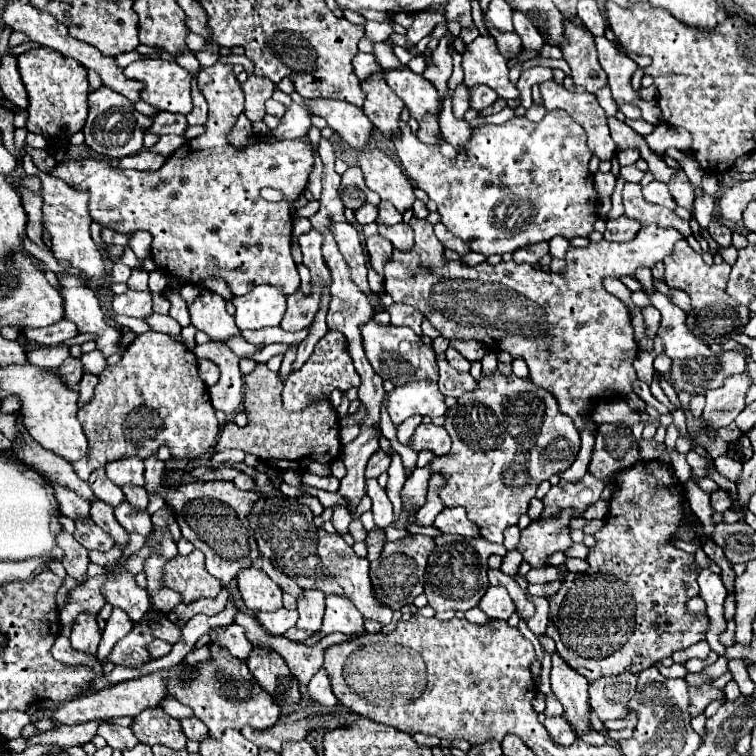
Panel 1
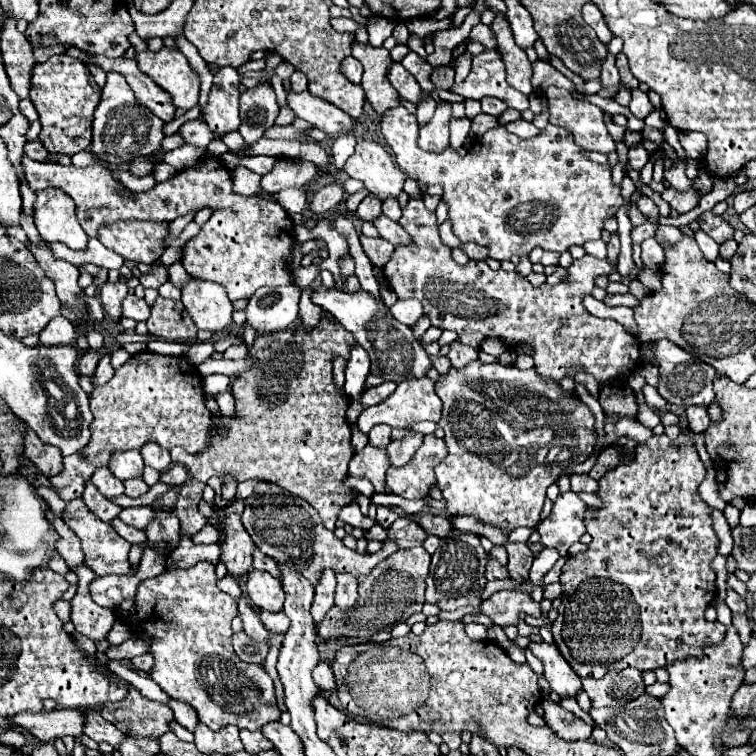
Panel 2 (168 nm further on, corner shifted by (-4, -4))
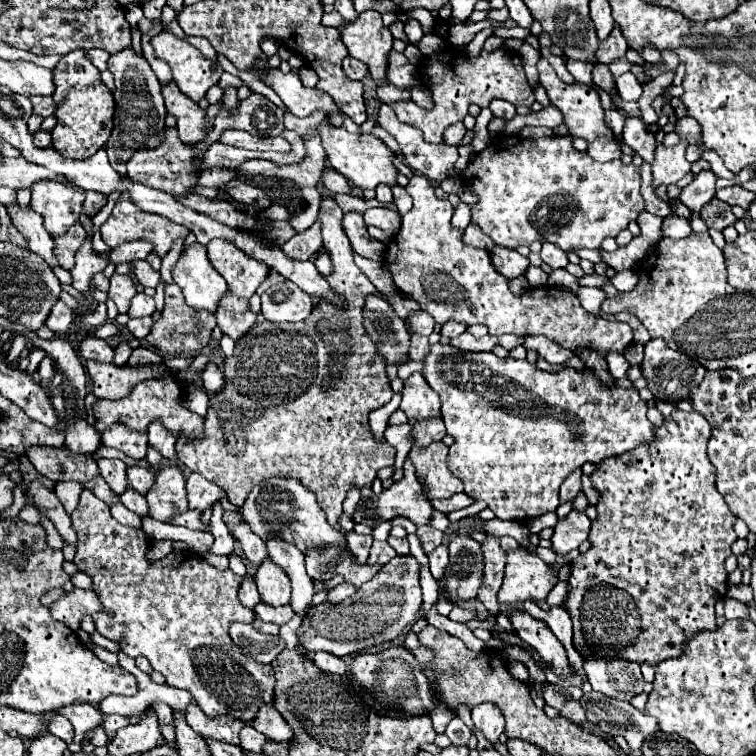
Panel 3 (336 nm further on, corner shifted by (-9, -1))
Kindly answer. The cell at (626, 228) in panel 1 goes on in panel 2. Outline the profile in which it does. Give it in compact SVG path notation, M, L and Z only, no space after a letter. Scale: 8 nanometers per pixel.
M642 223L642 225L638 225L638 227L632 227L632 233L630 233L630 237L632 237L632 243L642 243L644 239L648 239L648 237L652 237L654 235L654 225L650 225L650 223Z

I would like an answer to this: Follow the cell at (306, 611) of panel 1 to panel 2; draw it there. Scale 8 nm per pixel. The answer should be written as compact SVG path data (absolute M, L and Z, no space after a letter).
M326 569L326 573L322 575L322 581L316 587L316 595L310 607L310 613L316 625L324 619L328 609L334 605L334 589L336 589L336 575L330 573L330 569Z

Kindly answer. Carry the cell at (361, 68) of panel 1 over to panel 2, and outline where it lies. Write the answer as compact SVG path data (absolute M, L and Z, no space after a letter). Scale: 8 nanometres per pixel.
M350 55L342 61L342 73L352 81L352 83L360 83L360 77L362 77L362 65Z

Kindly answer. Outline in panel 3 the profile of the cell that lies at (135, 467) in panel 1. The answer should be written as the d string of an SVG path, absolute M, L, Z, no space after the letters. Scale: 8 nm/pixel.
M115 424L103 432L103 444L125 452L133 460L143 460L147 452L147 434L129 430L123 424Z

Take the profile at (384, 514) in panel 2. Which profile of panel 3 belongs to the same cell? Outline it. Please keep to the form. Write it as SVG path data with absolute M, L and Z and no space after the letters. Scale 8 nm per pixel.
M273 476L257 484L249 492L249 500L245 500L241 508L241 516L251 526L251 530L259 534L263 540L279 538L285 542L293 542L301 552L313 546L325 548L331 544L339 544L339 546L345 544L345 536L327 524L327 518L319 508L315 494L311 494L311 490L307 490L297 478Z

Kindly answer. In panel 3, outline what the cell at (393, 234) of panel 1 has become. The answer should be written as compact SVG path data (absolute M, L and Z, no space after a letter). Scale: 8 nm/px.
M371 208L363 216L365 216L367 226L377 226L377 228L389 232L391 236L395 236L399 232L401 216L397 212L393 212L393 210L387 210L387 208Z

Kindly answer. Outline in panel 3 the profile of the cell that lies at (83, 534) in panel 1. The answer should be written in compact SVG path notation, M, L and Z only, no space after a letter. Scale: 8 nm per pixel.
M91 490L81 492L81 502L71 514L71 522L73 530L77 532L77 554L73 562L79 572L91 576L93 590L103 604L103 608L91 616L99 634L117 642L121 652L131 658L145 656L153 670L165 676L169 686L191 692L205 714L231 714L233 718L251 722L259 706L273 702L275 676L271 664L259 664L245 656L229 638L229 627L233 622L255 620L255 612L245 608L237 598L241 584L239 576L235 576L231 570L221 572L201 556L191 556L191 552L169 554L151 564L145 558L151 544L147 534L141 528L119 524L111 516L109 506Z

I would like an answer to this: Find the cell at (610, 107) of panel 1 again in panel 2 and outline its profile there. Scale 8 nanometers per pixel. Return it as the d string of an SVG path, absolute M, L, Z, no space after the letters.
M608 55L604 65L602 65L602 87L608 89L608 87L616 87L620 83L620 75L618 75L618 69L614 65L614 55Z

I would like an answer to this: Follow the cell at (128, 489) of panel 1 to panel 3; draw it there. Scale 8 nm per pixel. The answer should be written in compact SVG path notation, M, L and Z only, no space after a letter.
M131 466L131 468L127 468L127 480L133 490L137 490L139 494L147 494L147 490L155 482L155 474L143 466Z

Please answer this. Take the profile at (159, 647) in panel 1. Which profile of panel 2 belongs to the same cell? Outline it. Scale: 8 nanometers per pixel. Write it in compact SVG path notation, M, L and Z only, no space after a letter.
M146 651L146 653L142 653L142 655L138 655L138 657L134 657L132 659L132 663L138 667L138 669L142 669L142 671L150 671L152 669L152 665L154 665L154 655L150 653L150 651Z

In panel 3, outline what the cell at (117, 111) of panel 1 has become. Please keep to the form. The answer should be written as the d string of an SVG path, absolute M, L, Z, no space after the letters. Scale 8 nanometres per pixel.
M133 48L115 52L109 56L109 70L115 76L115 102L117 102L117 114L115 114L115 128L113 134L107 140L107 154L109 162L119 174L125 170L123 164L131 158L133 152L143 148L153 148L163 138L165 128L165 104L161 96L161 84L157 82L155 72L151 70L149 62L137 54Z

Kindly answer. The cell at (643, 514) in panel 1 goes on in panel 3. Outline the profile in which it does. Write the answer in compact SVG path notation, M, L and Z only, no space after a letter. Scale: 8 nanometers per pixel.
M675 410L671 416L665 416L665 422L661 426L653 426L653 442L641 444L625 454L619 454L615 458L607 458L599 462L597 470L591 474L593 486L601 492L601 500L597 506L597 520L593 522L589 542L591 548L585 554L579 554L573 560L573 574L569 578L569 598L567 598L567 610L573 620L573 642L579 654L599 654L599 656L617 656L627 658L631 662L639 664L659 664L661 660L675 658L683 654L683 642L687 638L699 634L699 630L715 630L715 602L717 598L723 598L727 592L727 572L725 572L725 558L731 554L731 544L737 540L737 534L733 530L735 516L723 502L723 496L719 494L715 486L715 468L707 458L707 438L709 438L709 422L695 412L683 412Z

